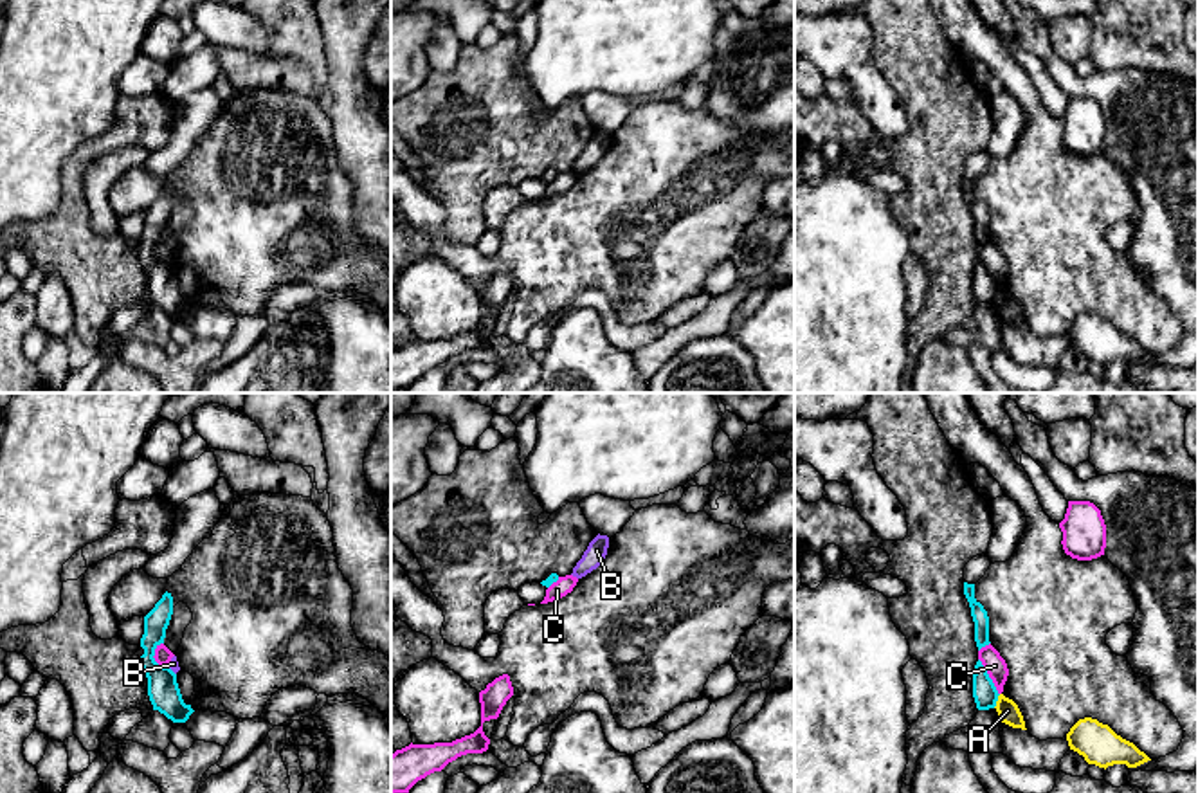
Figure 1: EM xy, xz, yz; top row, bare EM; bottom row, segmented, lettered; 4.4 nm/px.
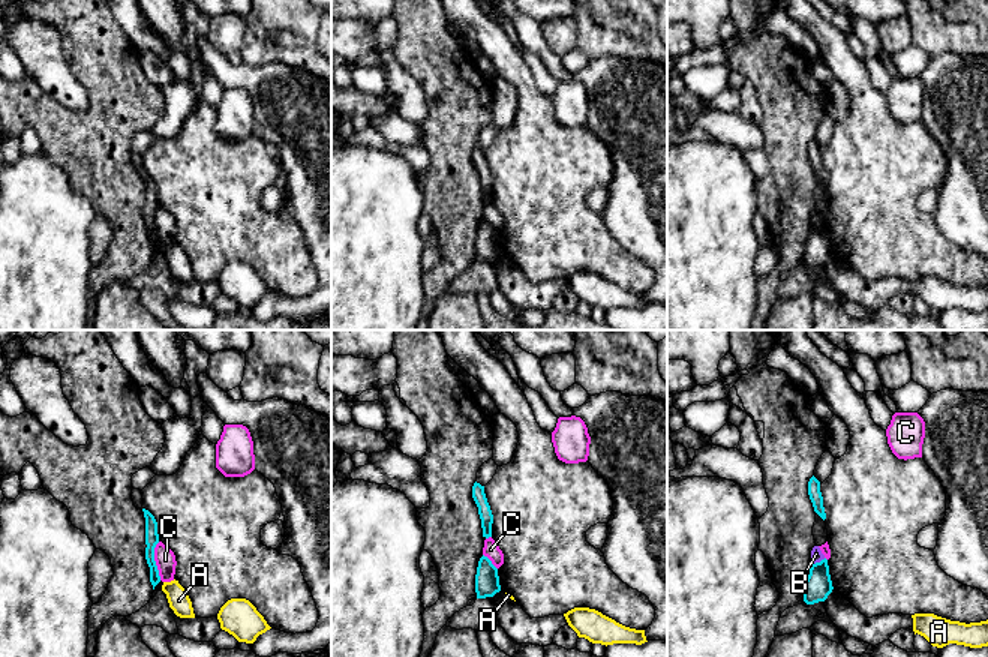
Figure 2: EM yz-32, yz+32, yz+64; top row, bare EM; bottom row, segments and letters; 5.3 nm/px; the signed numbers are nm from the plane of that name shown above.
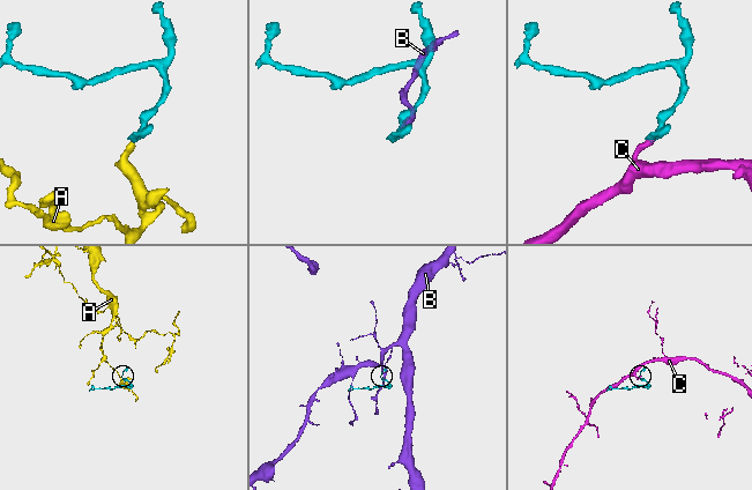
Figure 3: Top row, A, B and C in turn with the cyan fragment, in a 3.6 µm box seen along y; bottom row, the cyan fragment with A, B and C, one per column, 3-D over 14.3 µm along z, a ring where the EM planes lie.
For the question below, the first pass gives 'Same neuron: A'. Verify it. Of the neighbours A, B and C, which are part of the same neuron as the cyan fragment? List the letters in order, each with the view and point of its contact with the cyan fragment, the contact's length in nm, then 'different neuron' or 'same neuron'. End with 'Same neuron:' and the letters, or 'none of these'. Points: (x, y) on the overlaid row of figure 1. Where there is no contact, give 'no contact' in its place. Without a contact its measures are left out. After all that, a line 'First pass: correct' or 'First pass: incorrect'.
A: yz (997, 700) | 70 nm | different neuron
B: xy (172, 671) | 60 nm | different neuron
C: yz (988, 676) | 190 nm | different neuron
Same neuron: none of these
First pass: incorrect

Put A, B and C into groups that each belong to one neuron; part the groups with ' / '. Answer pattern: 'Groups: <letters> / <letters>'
Groups: A / B / C

